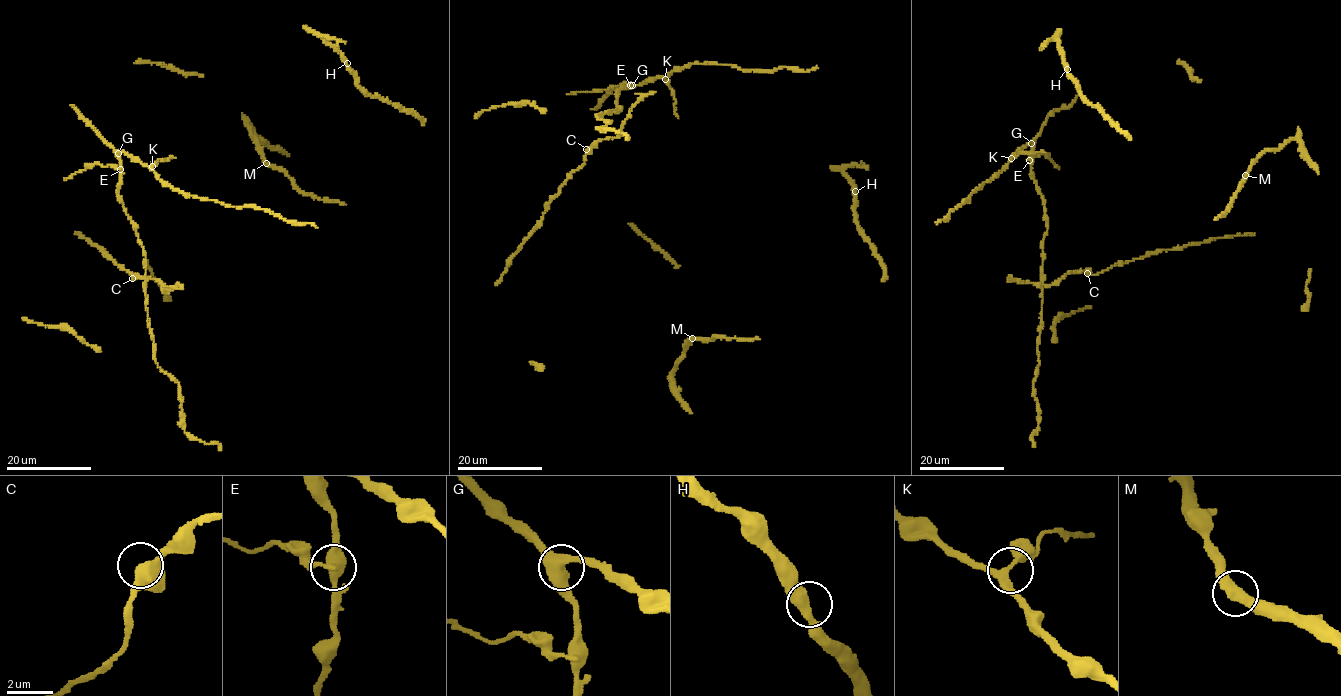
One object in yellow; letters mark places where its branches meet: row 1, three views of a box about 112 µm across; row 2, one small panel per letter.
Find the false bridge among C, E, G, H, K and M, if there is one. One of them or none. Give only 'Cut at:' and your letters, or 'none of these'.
Cut at: E

